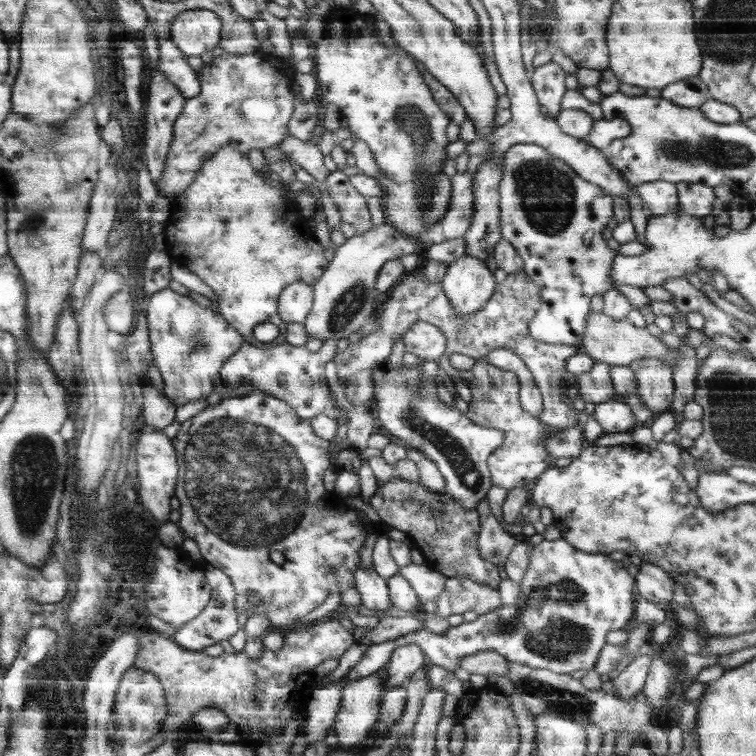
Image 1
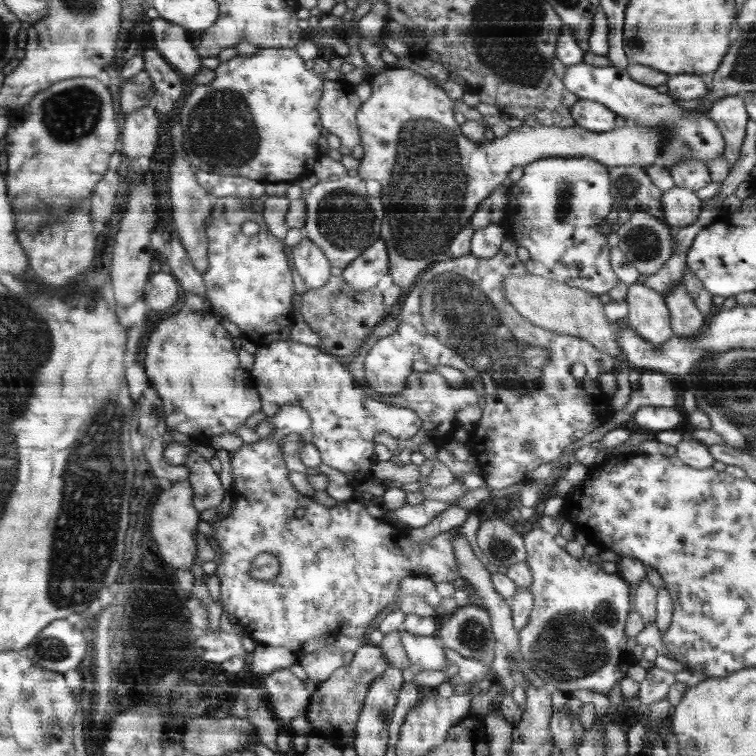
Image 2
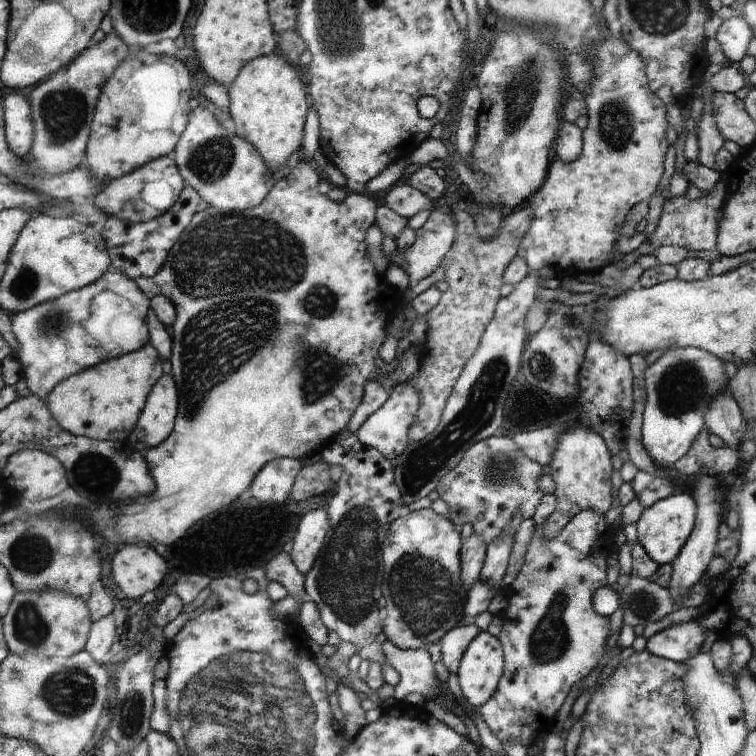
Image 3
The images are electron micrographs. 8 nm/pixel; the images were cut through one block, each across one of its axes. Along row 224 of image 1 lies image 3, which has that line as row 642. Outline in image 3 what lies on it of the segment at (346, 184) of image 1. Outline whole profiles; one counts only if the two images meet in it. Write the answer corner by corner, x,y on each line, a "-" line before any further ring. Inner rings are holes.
346,431
346,434
342,433
332,446
328,444
326,450
321,452
321,455
322,460
328,465
342,466
343,472
342,476
340,476
340,480
338,480
338,482
335,484
334,496
332,497
332,500
330,500
330,506
328,506
327,509
330,514
331,523
329,536
325,538
325,545
321,550
320,556
317,558
316,565
313,567
313,569
306,572
304,591
306,593
306,598
313,601
314,604
320,608
320,618
322,618
322,622
324,622
327,630
329,632
336,633
342,642
350,642
350,644
354,644
354,648
356,648
356,650
360,650
361,648
365,647
366,644
373,643
374,640
376,640
376,636
378,636
378,632
380,632
380,630
378,630
378,598
380,598
380,586
382,586
382,578
385,578
385,576
382,576
382,572
385,572
385,564
382,564
382,560
384,559
382,538
387,537
386,532
388,532
390,524
392,524
394,520
397,520
399,517
401,517
401,512
404,511
405,503
404,500
402,500
401,490
397,487
394,462
386,459
380,451
376,450
376,448
362,444
354,432

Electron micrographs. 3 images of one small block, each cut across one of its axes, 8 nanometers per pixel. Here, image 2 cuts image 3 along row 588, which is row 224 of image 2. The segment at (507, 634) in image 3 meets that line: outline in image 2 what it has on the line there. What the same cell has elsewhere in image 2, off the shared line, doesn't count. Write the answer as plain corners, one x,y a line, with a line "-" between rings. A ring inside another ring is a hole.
571,156
571,157
542,157
534,161
530,165
523,168
523,176
516,182
509,186
511,203
516,207
516,214
514,214
514,222
509,226
509,234
513,240
519,245
528,250
530,253
530,260
526,262
527,272
530,274
538,275
554,282
564,284
572,288
579,288
586,290
593,295
601,295
609,292
618,284
618,276
614,274
613,268
610,268
611,253
610,246
606,242
606,236
598,232
598,226
602,224
602,220
608,216
608,212
612,210
614,199
610,196
610,173
608,173
608,166
605,163
598,162
587,156

